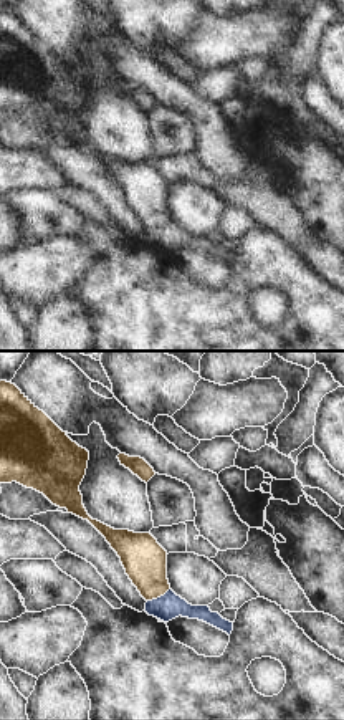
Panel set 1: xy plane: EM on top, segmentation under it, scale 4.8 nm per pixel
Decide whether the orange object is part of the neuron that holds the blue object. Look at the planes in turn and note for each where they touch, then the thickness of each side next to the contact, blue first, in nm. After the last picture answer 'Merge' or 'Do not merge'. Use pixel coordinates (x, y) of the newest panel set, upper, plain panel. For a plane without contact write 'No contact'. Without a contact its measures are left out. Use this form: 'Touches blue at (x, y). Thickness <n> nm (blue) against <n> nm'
Touches blue at (157, 227). Thickness 130 nm (blue) against 220 nm

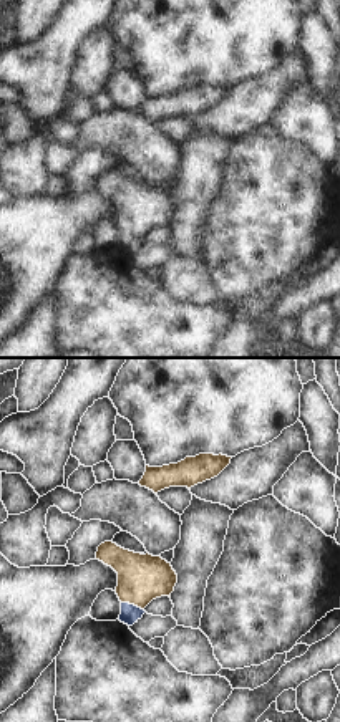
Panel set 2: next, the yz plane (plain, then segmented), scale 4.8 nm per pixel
Touches blue at (133, 234). Thickness 90 nm (blue) against 240 nm

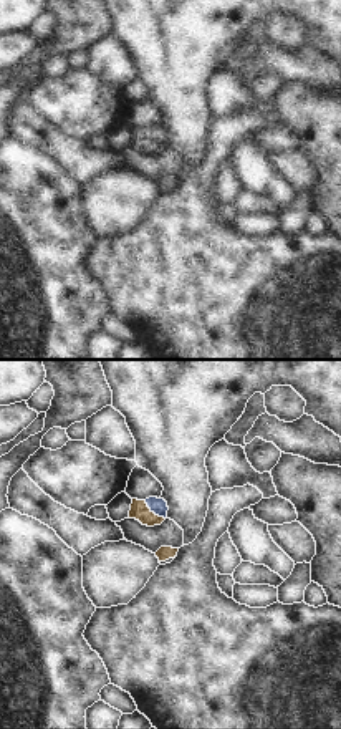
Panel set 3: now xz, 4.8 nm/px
Touches blue at (154, 141). Thickness 80 nm (blue) against 90 nm

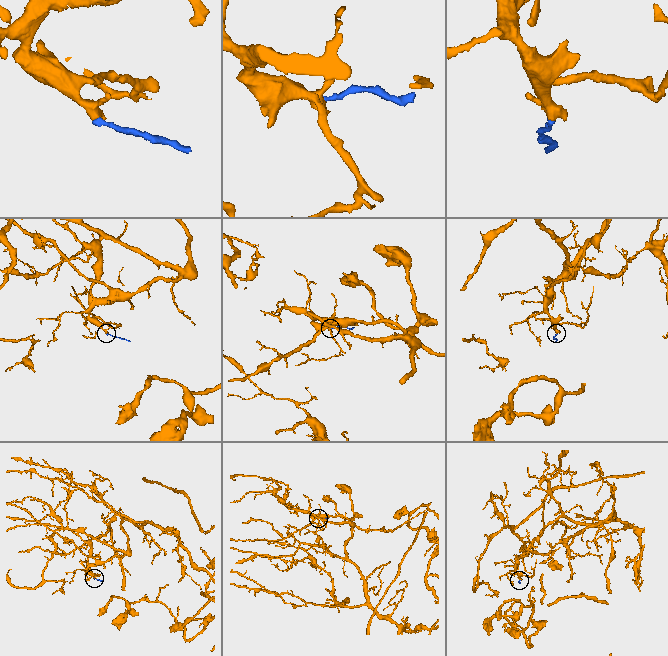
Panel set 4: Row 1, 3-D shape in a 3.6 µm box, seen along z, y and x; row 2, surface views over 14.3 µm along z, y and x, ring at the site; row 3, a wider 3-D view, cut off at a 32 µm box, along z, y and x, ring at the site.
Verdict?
Merge

